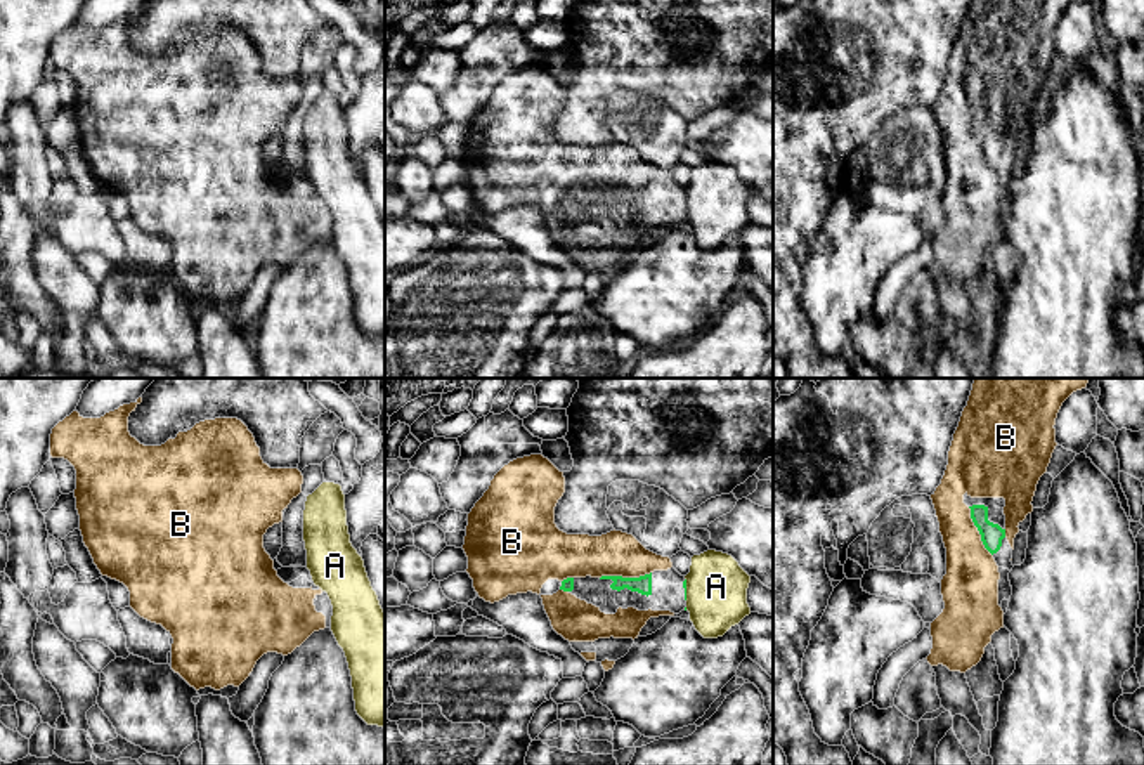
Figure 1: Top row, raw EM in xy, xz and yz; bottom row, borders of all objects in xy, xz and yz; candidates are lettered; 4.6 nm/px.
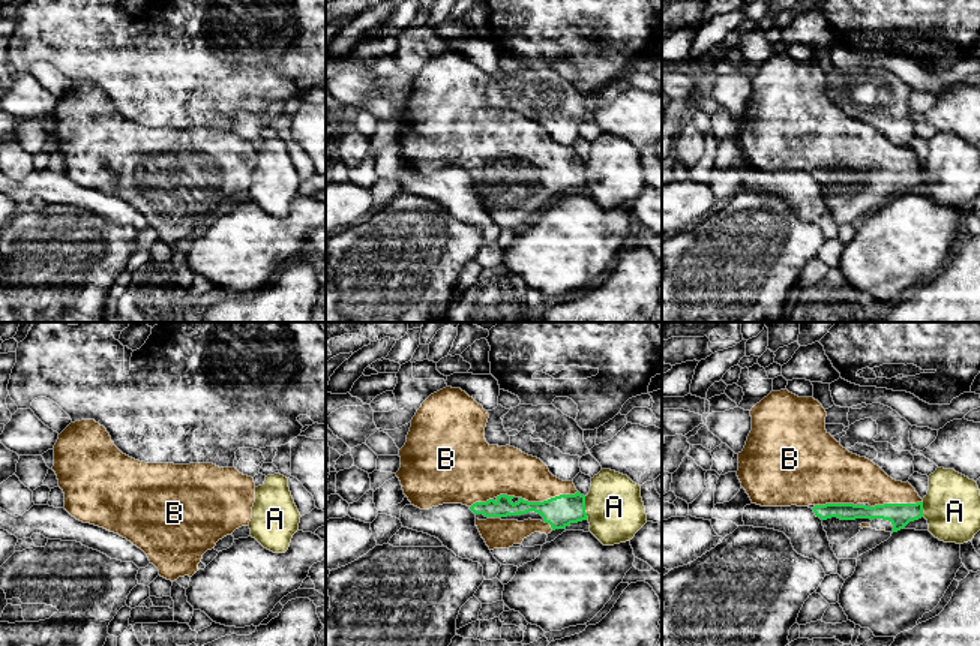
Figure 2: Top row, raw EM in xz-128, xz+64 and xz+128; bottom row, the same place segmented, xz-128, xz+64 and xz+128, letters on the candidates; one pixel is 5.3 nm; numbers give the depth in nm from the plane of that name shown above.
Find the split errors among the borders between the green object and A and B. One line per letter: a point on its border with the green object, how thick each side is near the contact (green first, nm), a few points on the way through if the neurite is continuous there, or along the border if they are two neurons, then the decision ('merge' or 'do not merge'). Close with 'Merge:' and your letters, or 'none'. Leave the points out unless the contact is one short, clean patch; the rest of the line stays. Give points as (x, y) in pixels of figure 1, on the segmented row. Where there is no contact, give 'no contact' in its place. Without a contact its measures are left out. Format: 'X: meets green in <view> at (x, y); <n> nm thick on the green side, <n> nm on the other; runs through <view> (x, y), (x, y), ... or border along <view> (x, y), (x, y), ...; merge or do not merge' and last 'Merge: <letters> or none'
A: meets green in xz at (685, 588); 20 nm thick on the green side, 280 nm on the other; border along xz (685, 578), (687, 599); do not merge
B: meets green in xz at (624, 578); 80 nm thick on the green side, 200 nm on the other; merge
Merge: B

